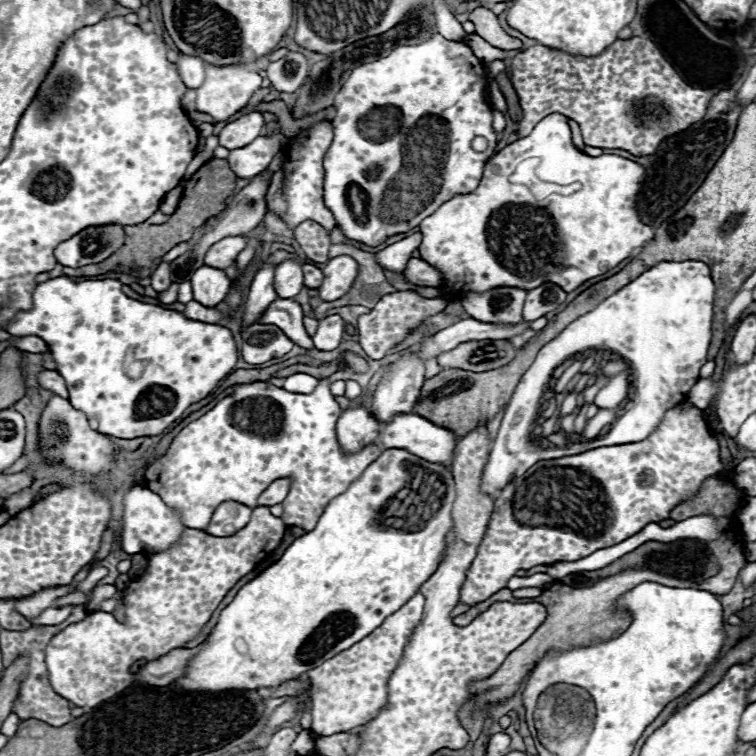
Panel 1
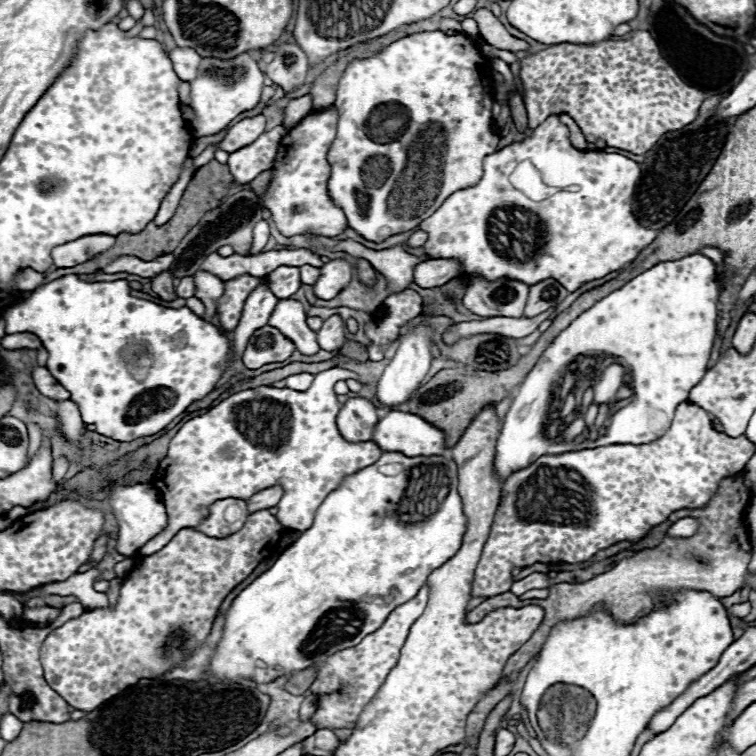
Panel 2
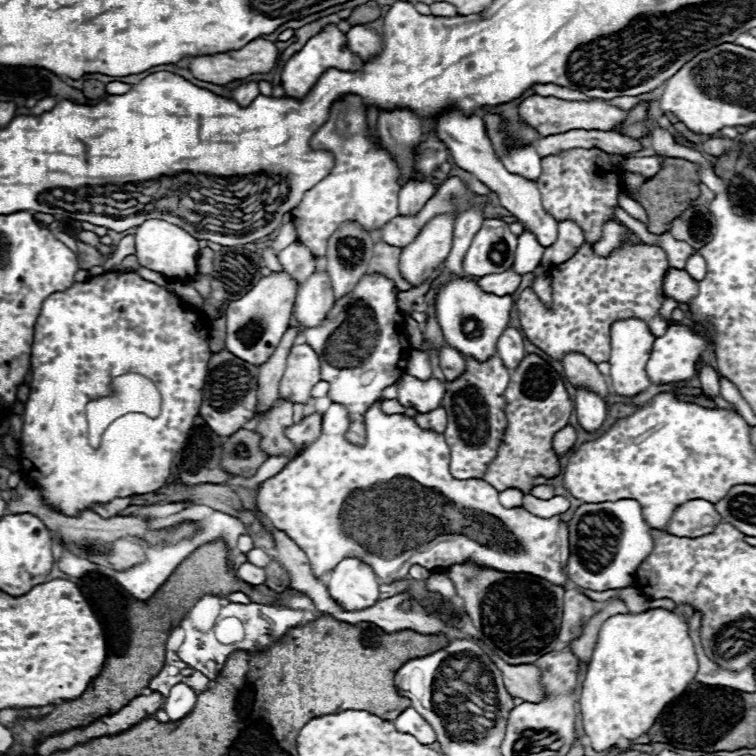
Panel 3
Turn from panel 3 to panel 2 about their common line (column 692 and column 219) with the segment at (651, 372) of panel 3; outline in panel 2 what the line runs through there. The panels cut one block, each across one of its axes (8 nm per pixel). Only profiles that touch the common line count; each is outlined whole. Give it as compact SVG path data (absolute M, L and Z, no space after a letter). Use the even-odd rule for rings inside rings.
M62 276L36 288L24 302L8 306L2 318L6 322L6 334L32 332L42 340L50 352L46 368L72 394L70 400L78 404L82 420L94 424L98 434L118 442L132 442L164 430L192 402L212 392L230 364L230 340L218 326L204 322L186 306L166 308L130 296L128 280L82 282L74 278L74 282L68 282L68 276Z

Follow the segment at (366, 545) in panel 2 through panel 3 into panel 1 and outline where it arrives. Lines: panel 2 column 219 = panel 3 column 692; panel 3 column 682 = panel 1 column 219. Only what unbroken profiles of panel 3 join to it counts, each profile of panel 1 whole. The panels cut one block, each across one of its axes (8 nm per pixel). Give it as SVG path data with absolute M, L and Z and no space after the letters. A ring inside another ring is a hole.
M398 448L384 450L382 456L376 462L372 462L362 472L362 476L348 486L346 492L332 498L332 502L322 512L322 516L320 516L314 530L310 530L304 536L300 536L298 540L294 540L286 548L286 552L282 554L282 558L278 562L274 562L260 576L256 576L254 580L250 580L246 586L240 588L240 592L230 602L230 606L226 606L222 610L222 614L218 618L218 624L214 626L214 630L208 636L208 644L204 646L204 650L196 658L192 658L192 662L188 664L188 674L184 678L178 678L176 684L182 686L184 690L212 690L212 692L216 692L216 690L222 692L222 690L276 688L286 680L300 678L308 670L316 668L320 662L324 662L324 660L336 656L338 652L354 646L356 642L360 642L362 638L372 634L372 630L376 630L384 622L384 618L388 618L388 614L394 614L400 606L404 606L404 602L408 602L420 590L420 586L434 574L436 566L442 562L442 558L446 554L446 548L448 548L446 536L454 528L454 520L452 520L454 500L456 500L456 490L454 490L454 478L452 478L450 466L442 466L442 464L422 460L414 454L408 454L406 450L398 450Z

